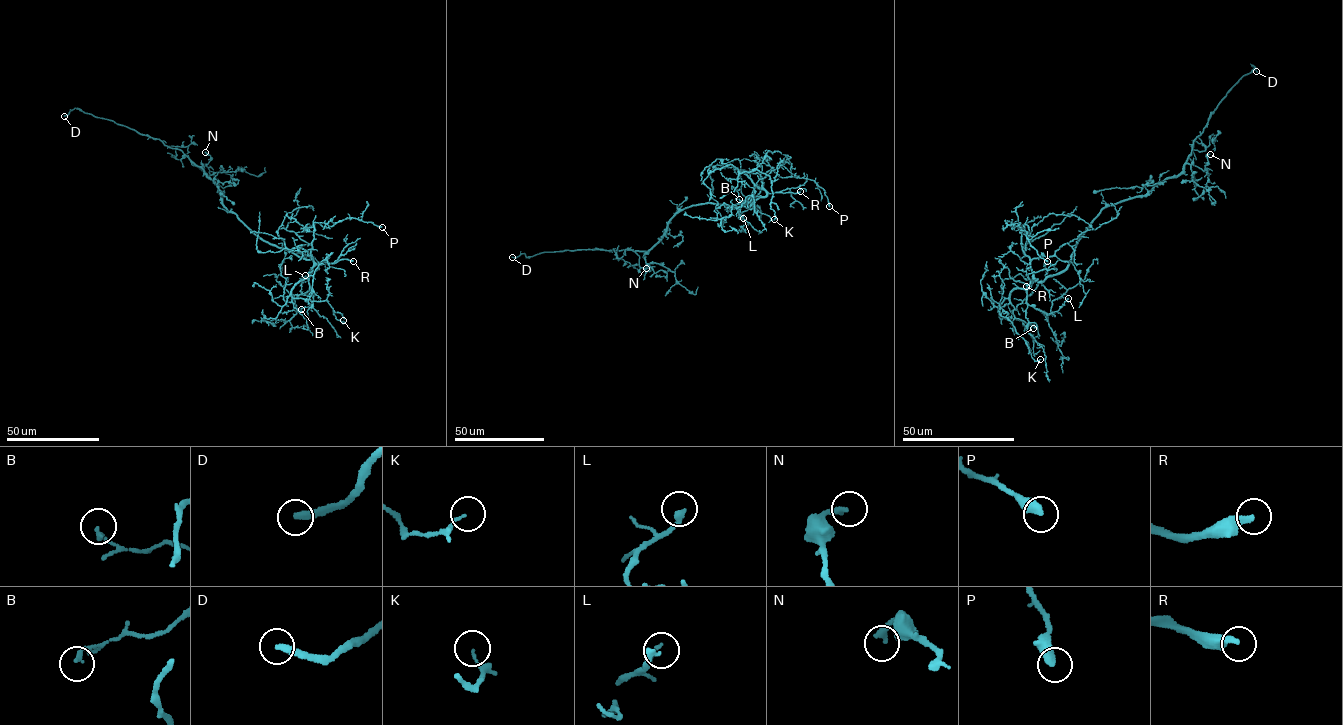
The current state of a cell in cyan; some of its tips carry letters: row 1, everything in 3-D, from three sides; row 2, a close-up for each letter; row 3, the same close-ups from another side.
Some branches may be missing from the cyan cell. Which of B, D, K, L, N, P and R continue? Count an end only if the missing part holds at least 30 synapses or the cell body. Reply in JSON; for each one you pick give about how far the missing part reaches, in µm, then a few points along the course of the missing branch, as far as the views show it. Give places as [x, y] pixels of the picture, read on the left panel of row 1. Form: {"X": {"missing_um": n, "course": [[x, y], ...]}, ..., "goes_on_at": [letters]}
{"D": {"missing_um": 140}, "R": {"missing_um": 30, "course": [[353, 261], [366, 259], [369, 241], [378, 238]]}, "goes_on_at": ["D", "R"]}

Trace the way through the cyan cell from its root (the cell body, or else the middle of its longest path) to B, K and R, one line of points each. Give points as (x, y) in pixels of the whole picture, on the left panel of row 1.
B: (237, 215), (259, 237), (320, 263), (313, 267), (309, 277), (313, 302), (301, 309)
K: (237, 215), (259, 237), (320, 263), (294, 286), (291, 296), (326, 300), (336, 318), (343, 320)
R: (237, 215), (259, 237), (315, 263), (353, 261)

